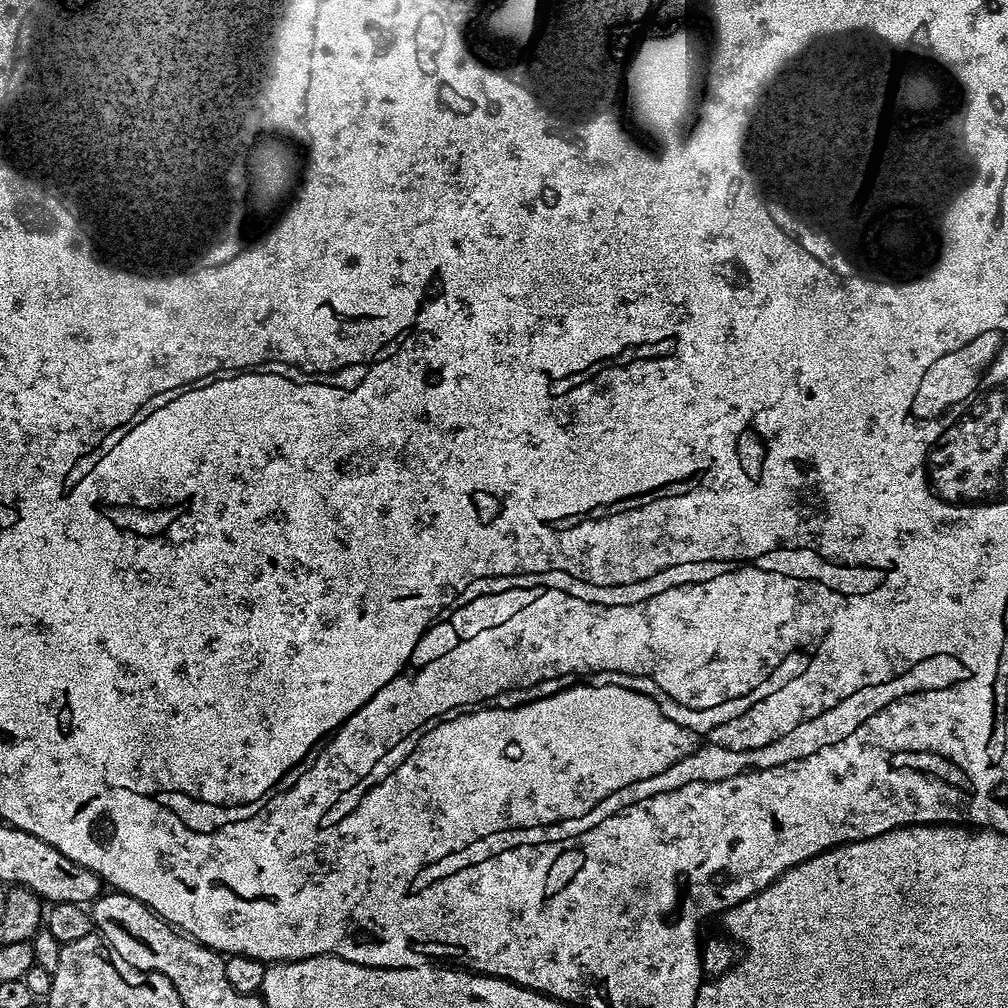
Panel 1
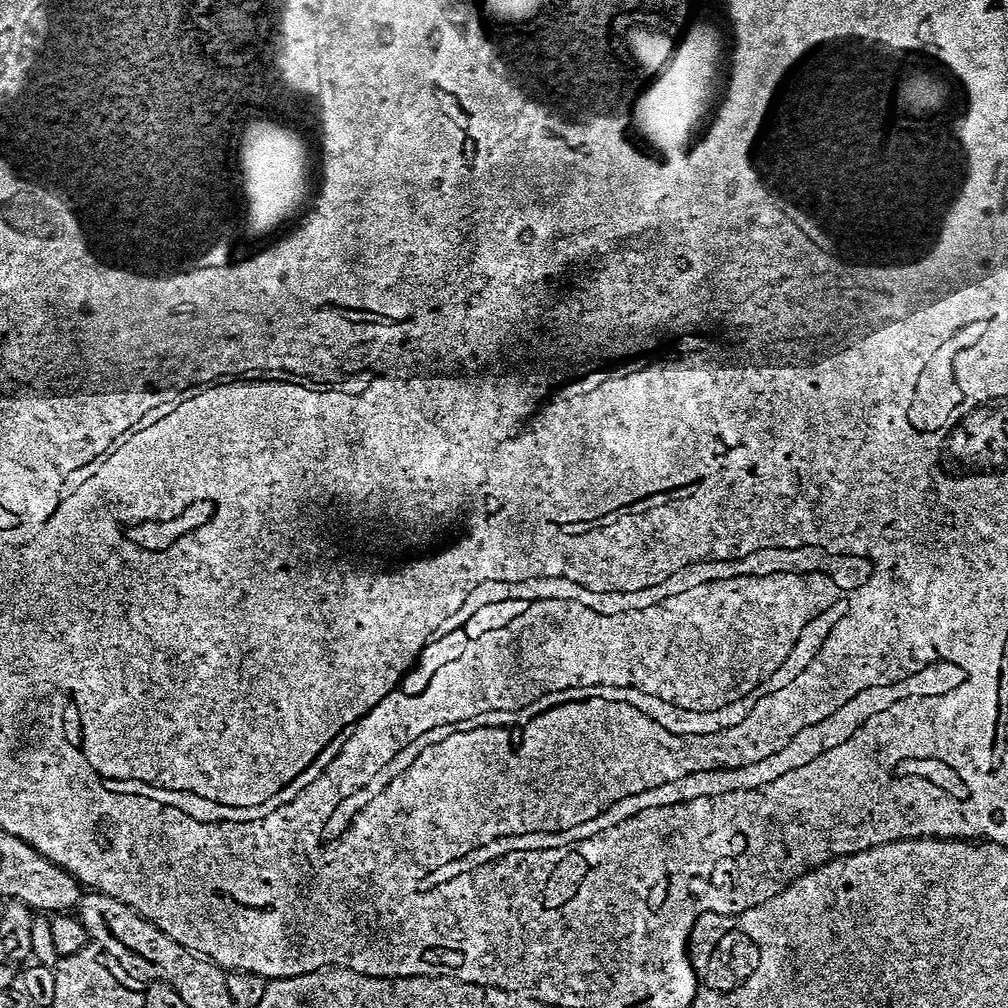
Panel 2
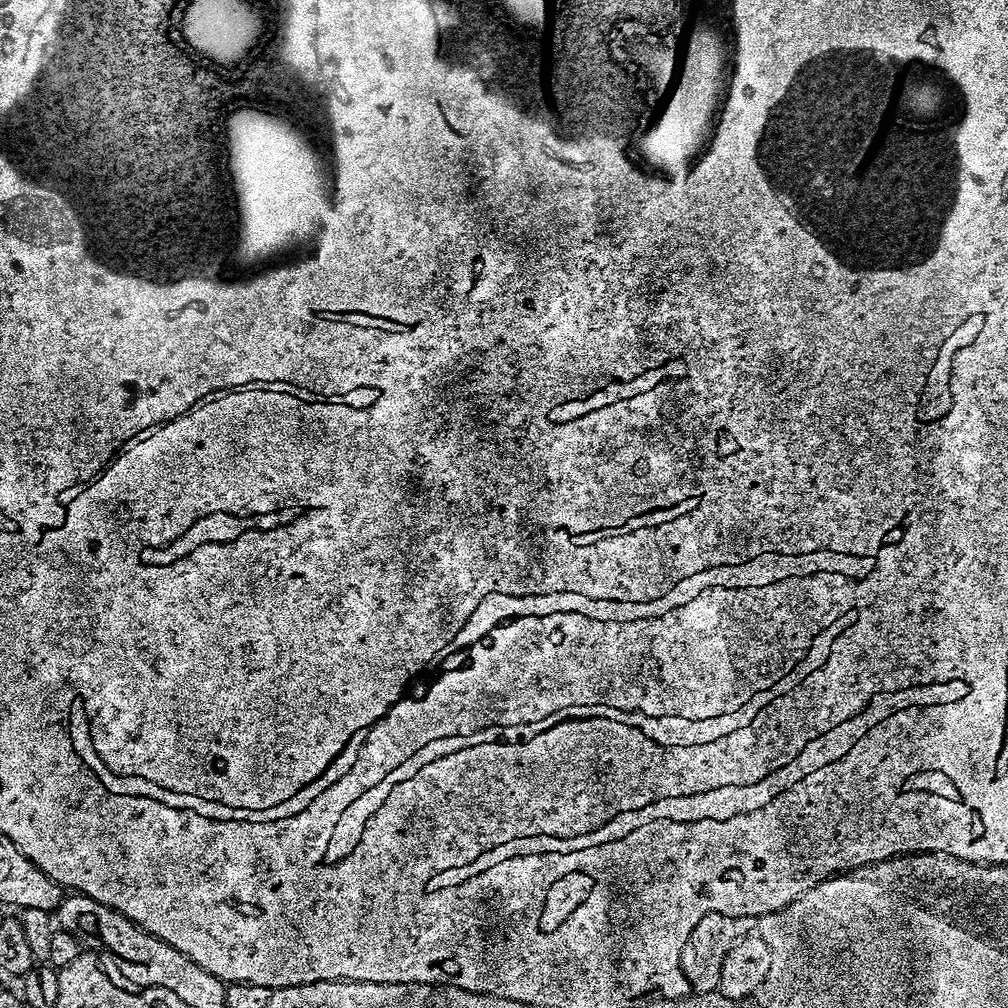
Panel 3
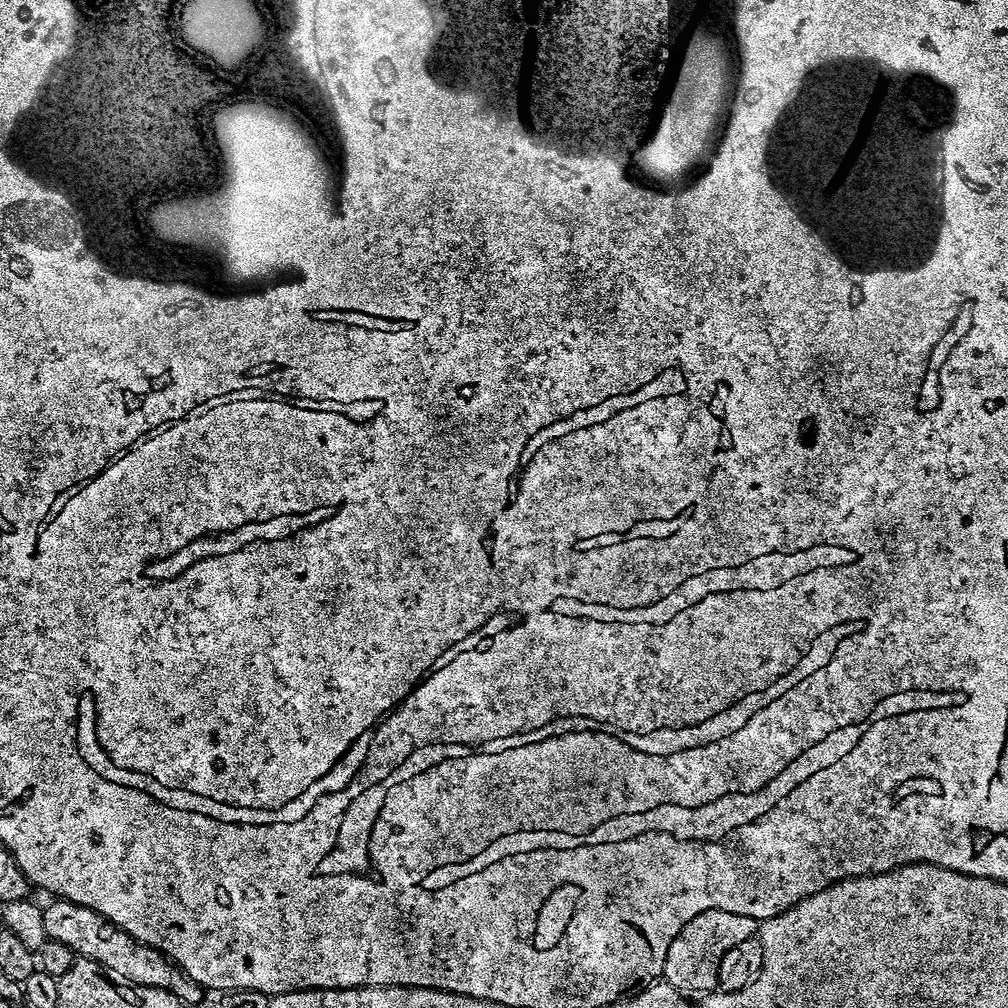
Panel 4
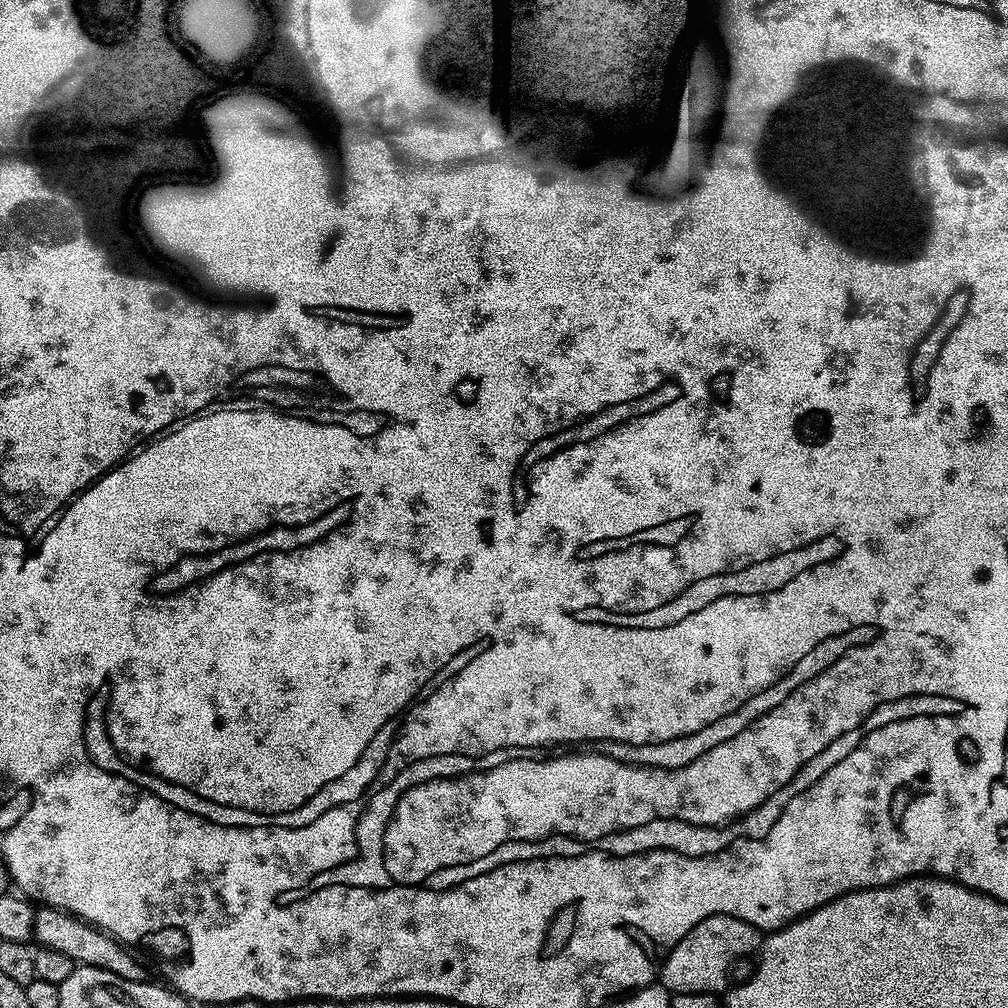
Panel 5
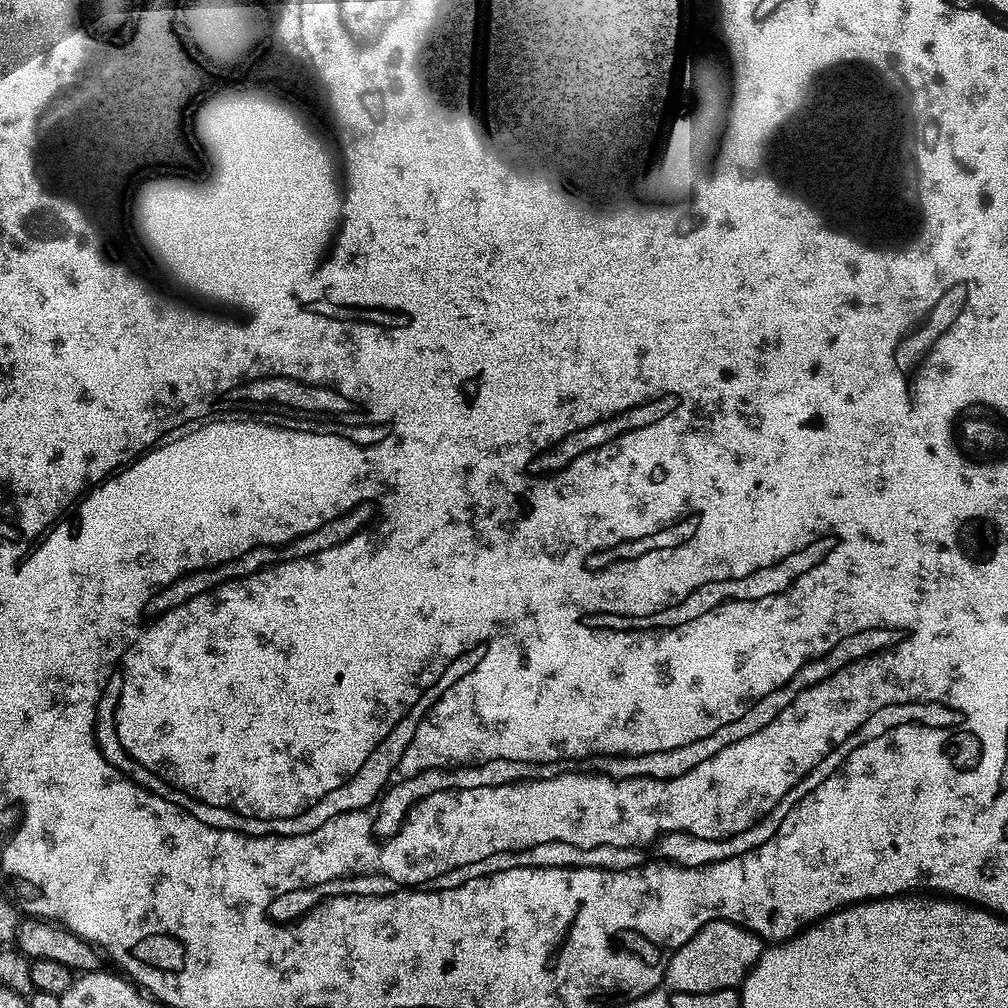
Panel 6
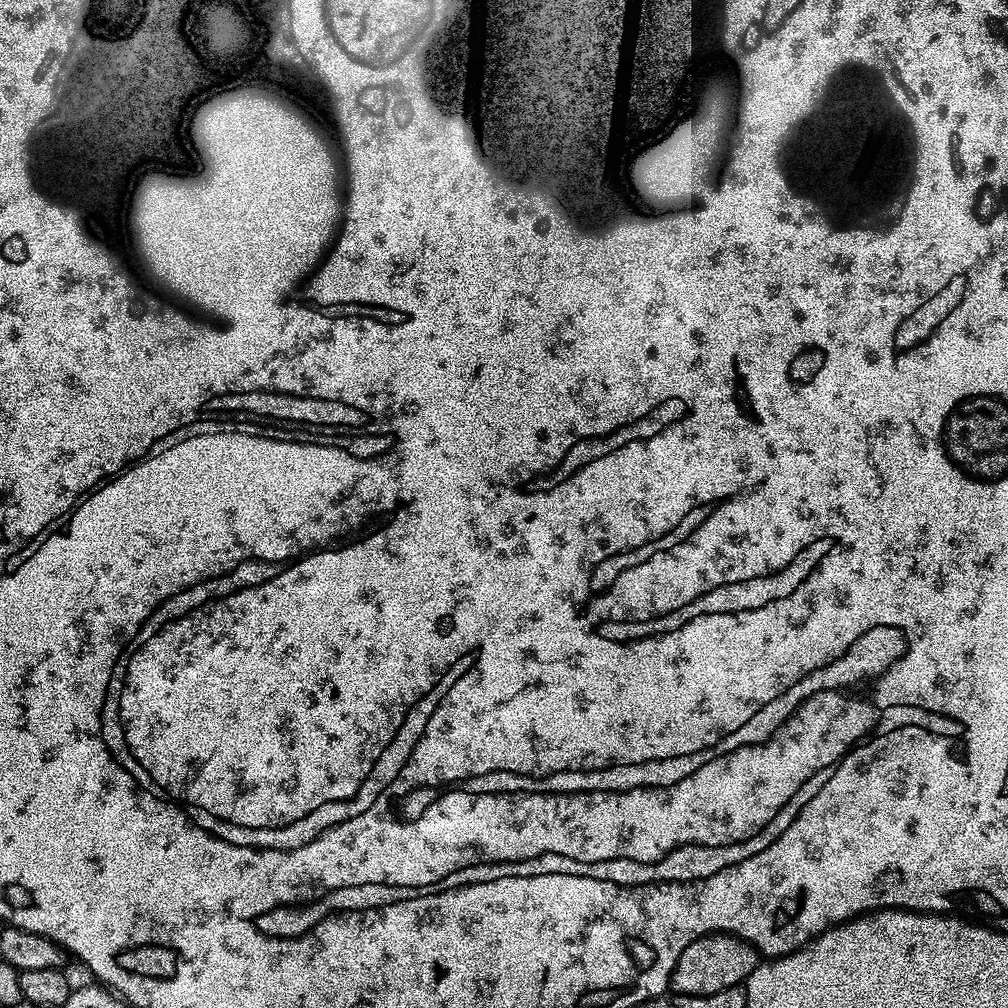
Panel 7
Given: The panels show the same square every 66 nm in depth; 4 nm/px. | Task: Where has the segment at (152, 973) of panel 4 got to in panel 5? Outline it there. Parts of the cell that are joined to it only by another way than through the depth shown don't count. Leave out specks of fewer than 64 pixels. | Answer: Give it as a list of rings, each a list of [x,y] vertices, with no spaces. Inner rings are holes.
[[[40,906],[36,908],[36,930],[34,940],[41,948],[59,950],[66,954],[77,965],[89,964],[102,970],[110,970],[110,974],[118,974],[124,980],[143,981],[144,968],[131,956],[129,949],[121,944],[115,936],[108,935],[94,924],[88,923],[72,912],[64,912],[61,908]]]

